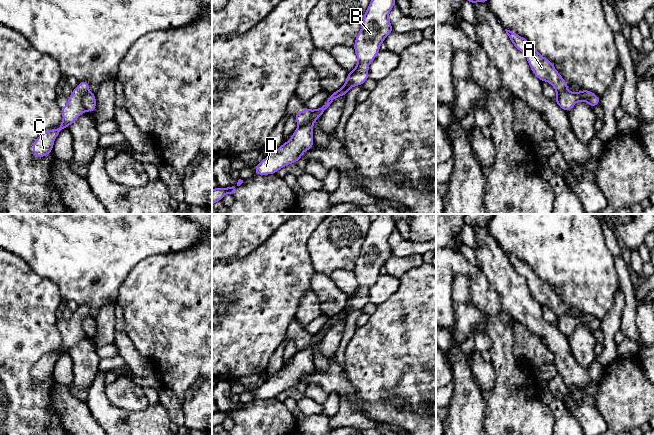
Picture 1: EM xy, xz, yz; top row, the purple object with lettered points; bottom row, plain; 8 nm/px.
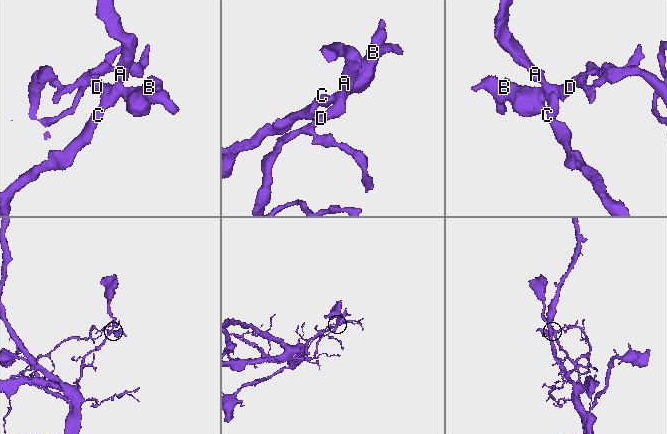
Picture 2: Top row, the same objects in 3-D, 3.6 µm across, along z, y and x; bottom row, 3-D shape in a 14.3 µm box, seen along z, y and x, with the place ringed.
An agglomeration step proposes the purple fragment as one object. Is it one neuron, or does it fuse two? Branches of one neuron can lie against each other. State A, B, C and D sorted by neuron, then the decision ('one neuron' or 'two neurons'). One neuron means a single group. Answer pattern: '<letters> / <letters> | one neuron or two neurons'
A C / B D | two neurons

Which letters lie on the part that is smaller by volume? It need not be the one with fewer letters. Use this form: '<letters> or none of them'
B, D

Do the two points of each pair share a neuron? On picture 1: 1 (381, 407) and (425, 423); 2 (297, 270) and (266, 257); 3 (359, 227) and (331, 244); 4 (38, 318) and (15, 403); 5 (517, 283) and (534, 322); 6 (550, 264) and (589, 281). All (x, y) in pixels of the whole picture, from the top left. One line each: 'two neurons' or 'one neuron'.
1: one neuron
2: one neuron
3: one neuron
4: one neuron
5: one neuron
6: one neuron

